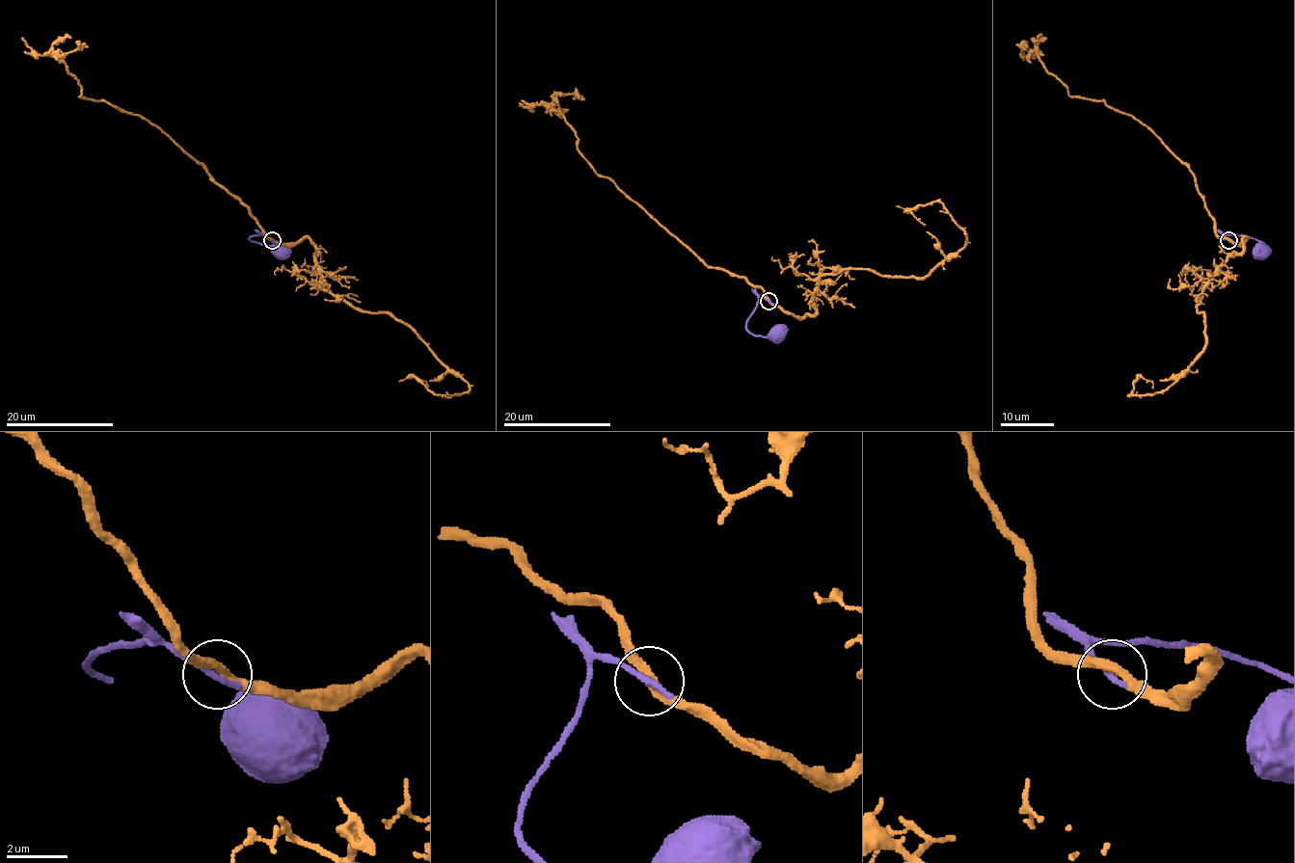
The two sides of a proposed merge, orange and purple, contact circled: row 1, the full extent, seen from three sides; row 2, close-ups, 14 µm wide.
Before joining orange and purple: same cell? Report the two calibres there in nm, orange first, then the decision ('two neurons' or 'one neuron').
calibres 300 and 240 nm; one neuron

